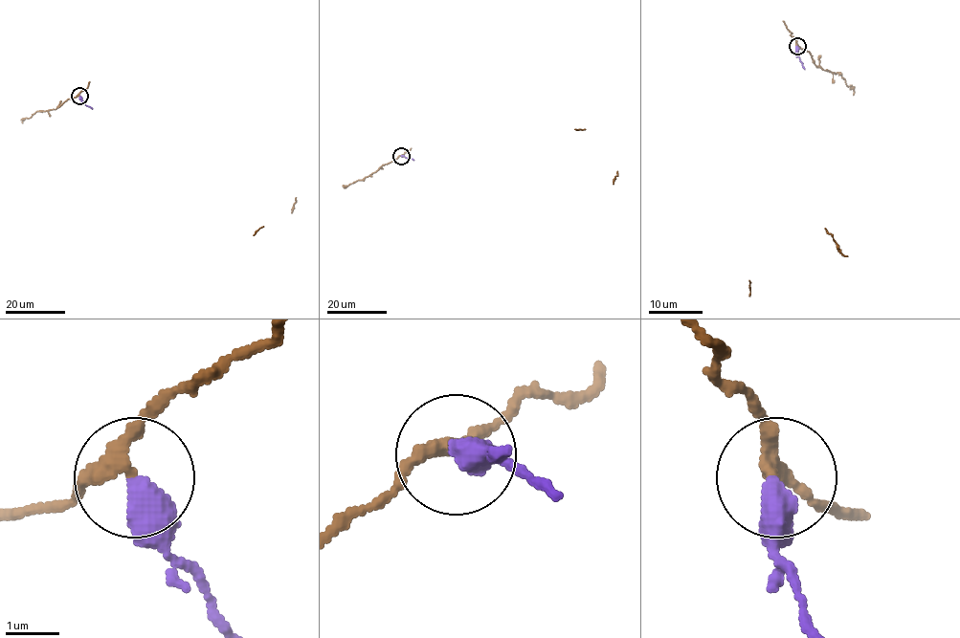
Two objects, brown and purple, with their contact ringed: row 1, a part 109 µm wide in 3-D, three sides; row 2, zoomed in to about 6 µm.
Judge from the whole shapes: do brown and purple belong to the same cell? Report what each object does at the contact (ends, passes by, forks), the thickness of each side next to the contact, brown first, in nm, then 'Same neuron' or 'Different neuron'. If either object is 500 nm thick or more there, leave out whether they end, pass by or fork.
Thickness 240 nm (brown) against 500 nm. Different neuron

